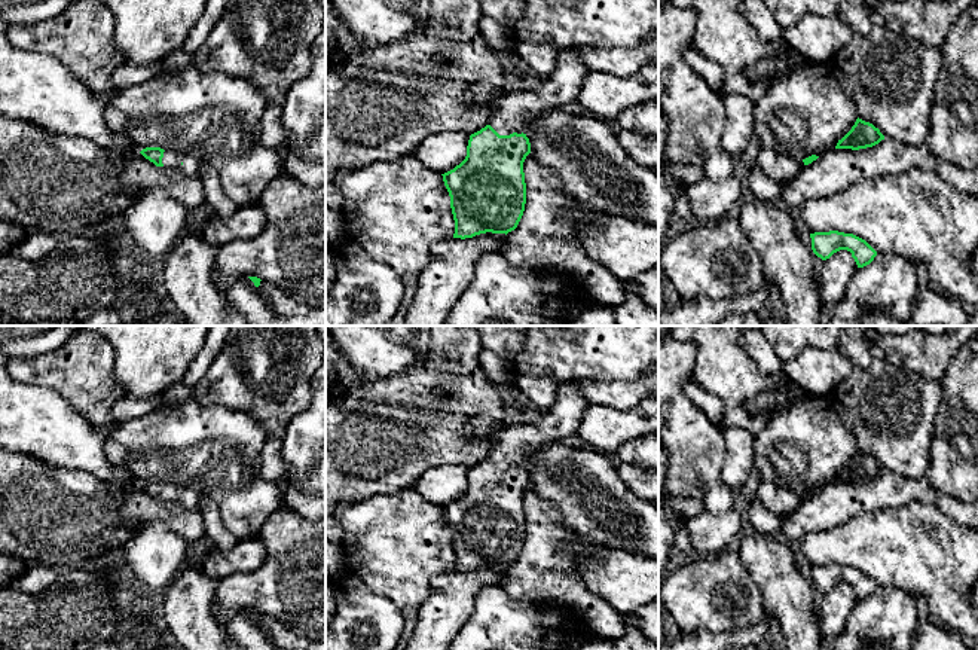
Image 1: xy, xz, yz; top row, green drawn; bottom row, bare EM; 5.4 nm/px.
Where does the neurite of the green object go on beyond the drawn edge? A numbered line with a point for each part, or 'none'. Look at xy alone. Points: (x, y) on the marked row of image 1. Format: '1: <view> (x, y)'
1: xy (190, 165)

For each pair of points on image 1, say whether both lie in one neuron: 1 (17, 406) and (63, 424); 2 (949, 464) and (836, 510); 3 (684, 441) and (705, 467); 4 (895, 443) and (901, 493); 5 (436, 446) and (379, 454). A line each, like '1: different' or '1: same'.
1: same
2: different
3: same
4: different
5: same

